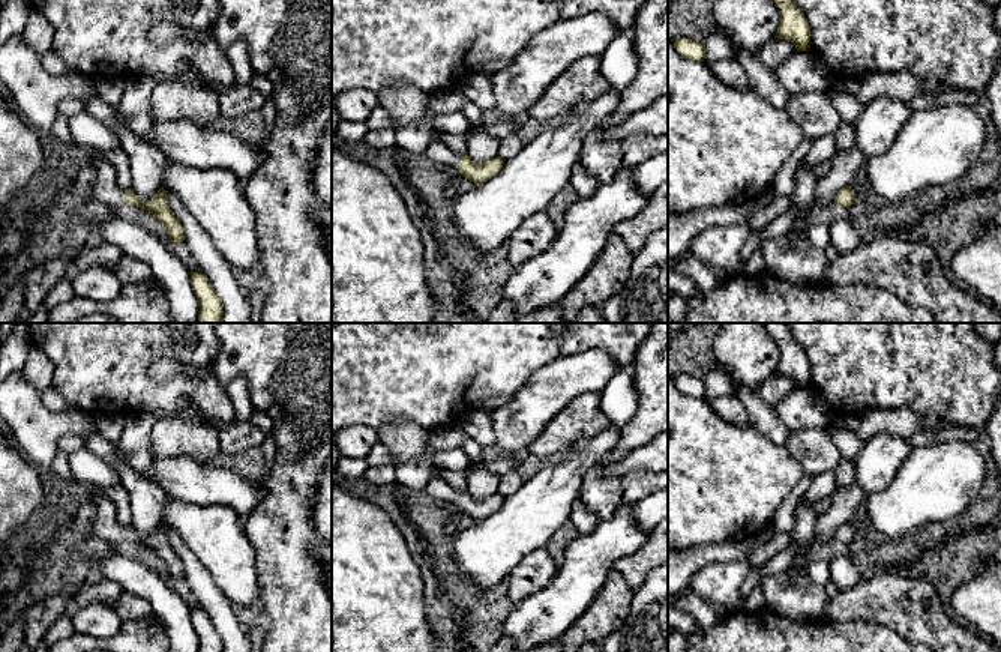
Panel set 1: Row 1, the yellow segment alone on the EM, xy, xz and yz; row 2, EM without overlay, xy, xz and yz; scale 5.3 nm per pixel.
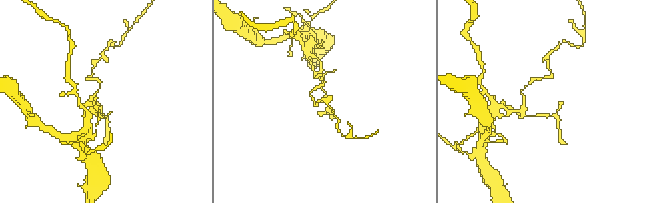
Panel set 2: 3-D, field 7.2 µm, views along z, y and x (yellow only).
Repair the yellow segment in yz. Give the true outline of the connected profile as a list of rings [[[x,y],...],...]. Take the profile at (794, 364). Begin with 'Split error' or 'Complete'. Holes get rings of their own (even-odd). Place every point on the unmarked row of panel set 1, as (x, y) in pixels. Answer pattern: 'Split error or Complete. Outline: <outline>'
Complete. Outline: [[[764,323],[767,331],[782,346],[774,374],[789,377],[798,388],[810,386],[810,362],[804,350],[794,340],[786,323]]]

